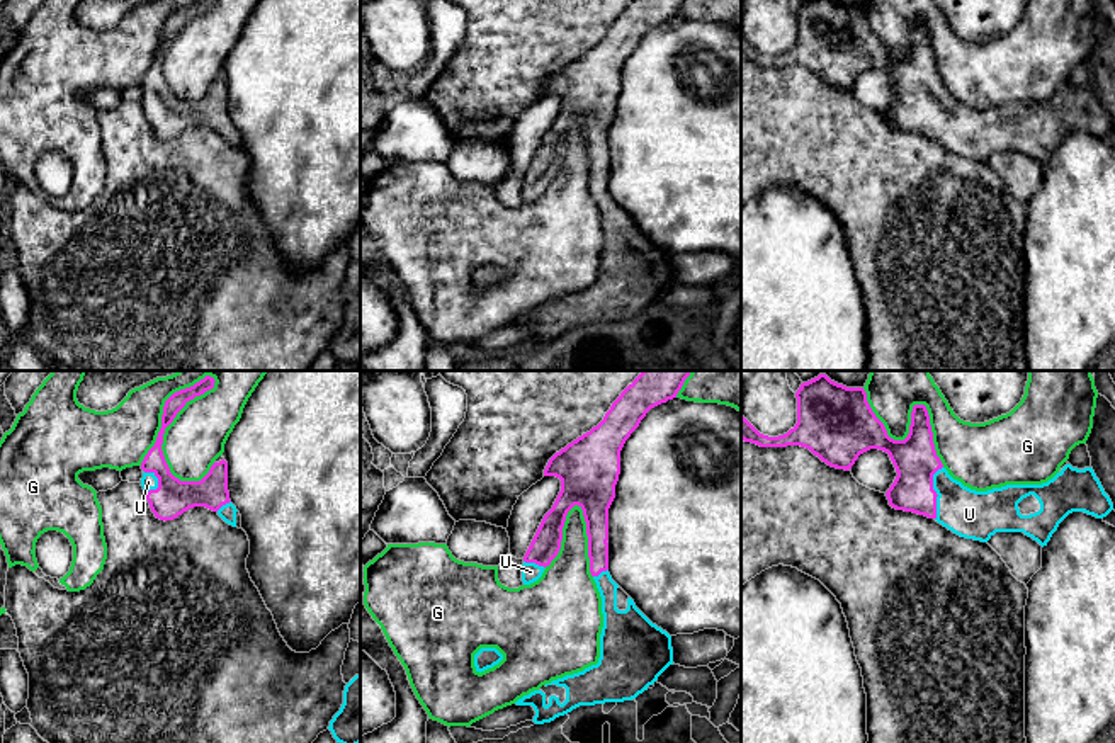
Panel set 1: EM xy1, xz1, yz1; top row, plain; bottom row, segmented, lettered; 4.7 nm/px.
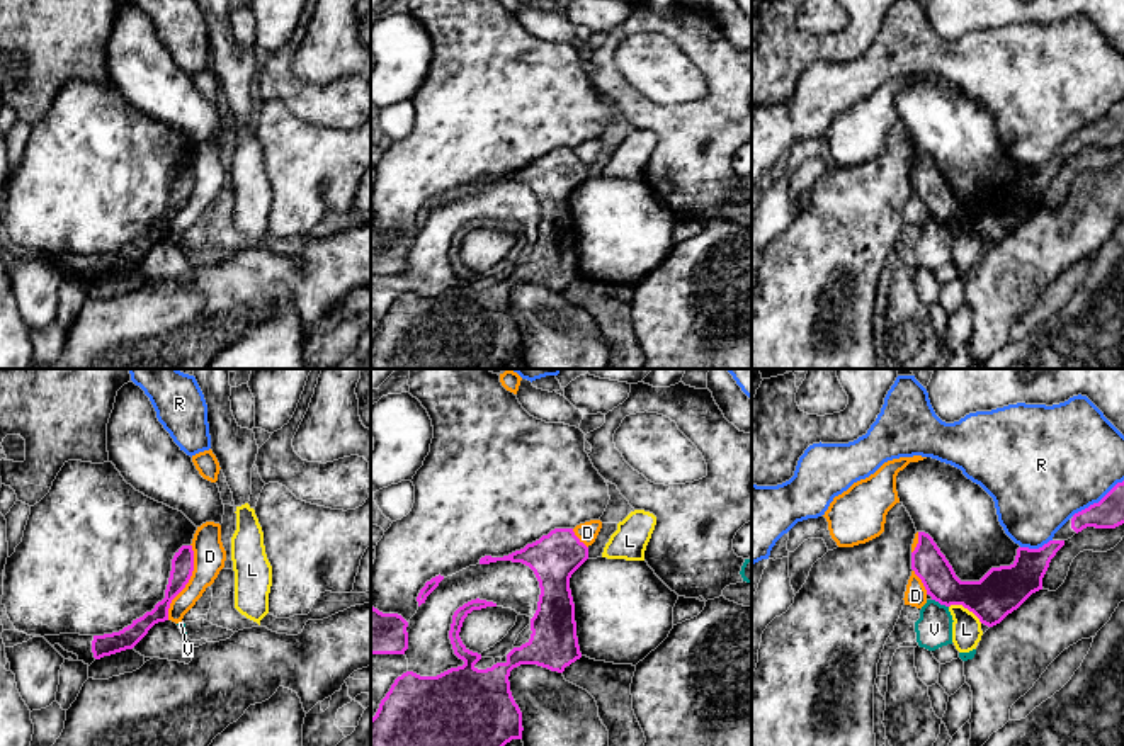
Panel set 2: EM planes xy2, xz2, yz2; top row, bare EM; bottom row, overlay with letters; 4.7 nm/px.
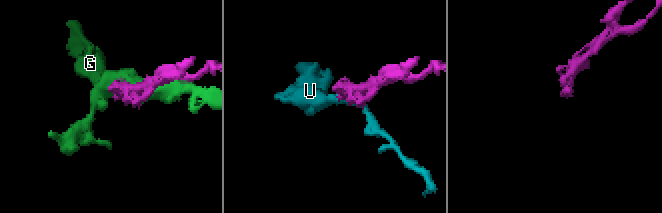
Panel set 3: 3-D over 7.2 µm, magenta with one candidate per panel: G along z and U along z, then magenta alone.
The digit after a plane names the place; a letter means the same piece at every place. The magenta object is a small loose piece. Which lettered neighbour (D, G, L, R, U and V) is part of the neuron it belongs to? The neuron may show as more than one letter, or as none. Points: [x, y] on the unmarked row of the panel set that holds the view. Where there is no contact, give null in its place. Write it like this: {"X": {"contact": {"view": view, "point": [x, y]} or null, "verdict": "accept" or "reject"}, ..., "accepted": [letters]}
{"D": {"contact": {"view": "xy2", "point": [187, 201]}, "verdict": "reject"}, "G": {"contact": {"view": "xy1", "point": [172, 39]}, "verdict": "reject"}, "L": {"contact": {"view": "yz2", "point": [966, 226]}, "verdict": "reject"}, "R": {"contact": {"view": "yz2", "point": [1099, 121]}, "verdict": "reject"}, "U": {"contact": {"view": "yz1", "point": [935, 113]}, "verdict": "accept"}, "V": {"contact": {"view": "yz2", "point": [941, 223]}, "verdict": "reject"}, "accepted": ["U"]}

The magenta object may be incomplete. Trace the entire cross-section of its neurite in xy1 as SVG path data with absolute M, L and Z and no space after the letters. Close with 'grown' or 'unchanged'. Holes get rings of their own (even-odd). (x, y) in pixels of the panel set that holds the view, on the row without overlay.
M199 0L190 7L173 12L163 26L161 48L155 65L141 82L141 105L151 131L160 139L173 139L189 128L206 126L226 143L236 146L236 126L228 111L228 82L214 82L201 100L180 100L170 92L161 63L165 48L173 41L187 20L214 7L216 0Z | grown

